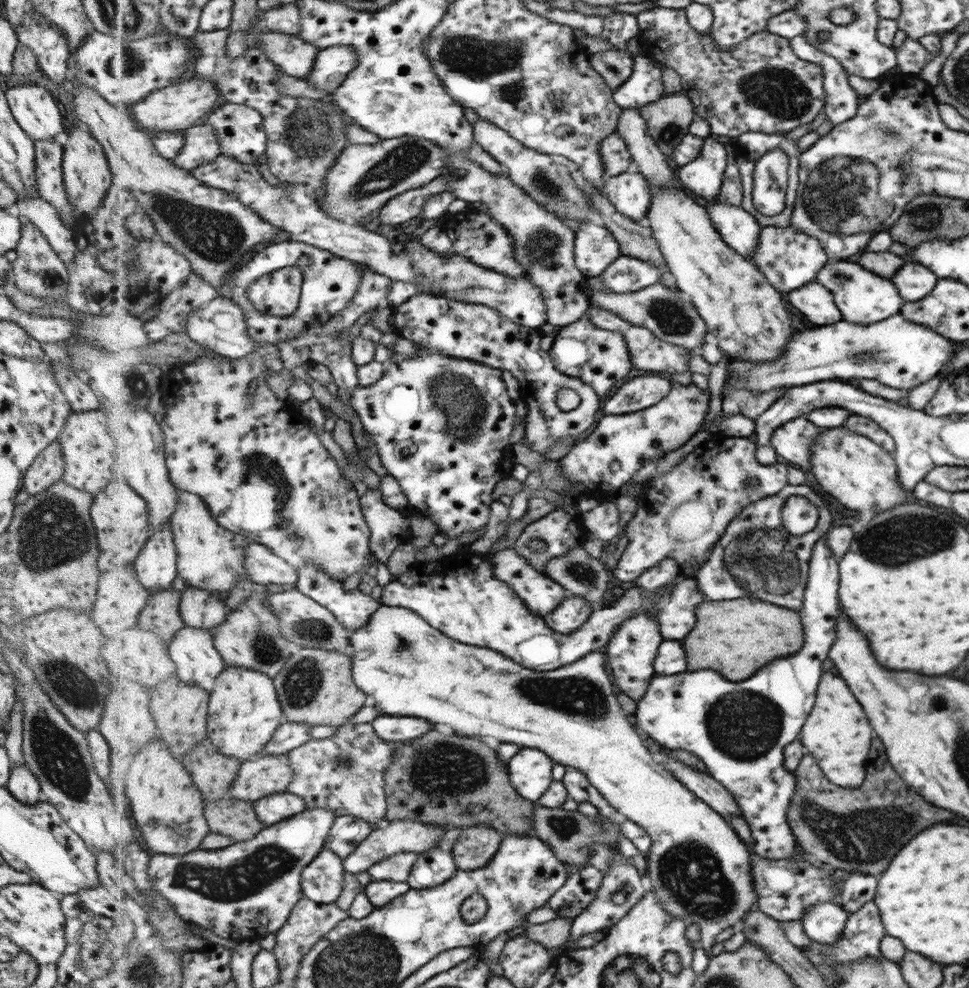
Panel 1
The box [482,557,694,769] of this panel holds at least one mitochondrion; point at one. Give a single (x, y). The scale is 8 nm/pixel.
(578, 695)

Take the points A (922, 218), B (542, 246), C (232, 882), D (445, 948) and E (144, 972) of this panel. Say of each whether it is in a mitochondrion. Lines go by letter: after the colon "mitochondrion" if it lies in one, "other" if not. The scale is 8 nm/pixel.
A: mitochondrion
B: mitochondrion
C: mitochondrion
D: other
E: mitochondrion

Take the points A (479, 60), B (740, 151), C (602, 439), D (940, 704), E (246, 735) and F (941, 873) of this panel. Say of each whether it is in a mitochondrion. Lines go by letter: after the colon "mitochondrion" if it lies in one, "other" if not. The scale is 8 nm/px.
A: mitochondrion
B: other
C: other
D: mitochondrion
E: other
F: other

